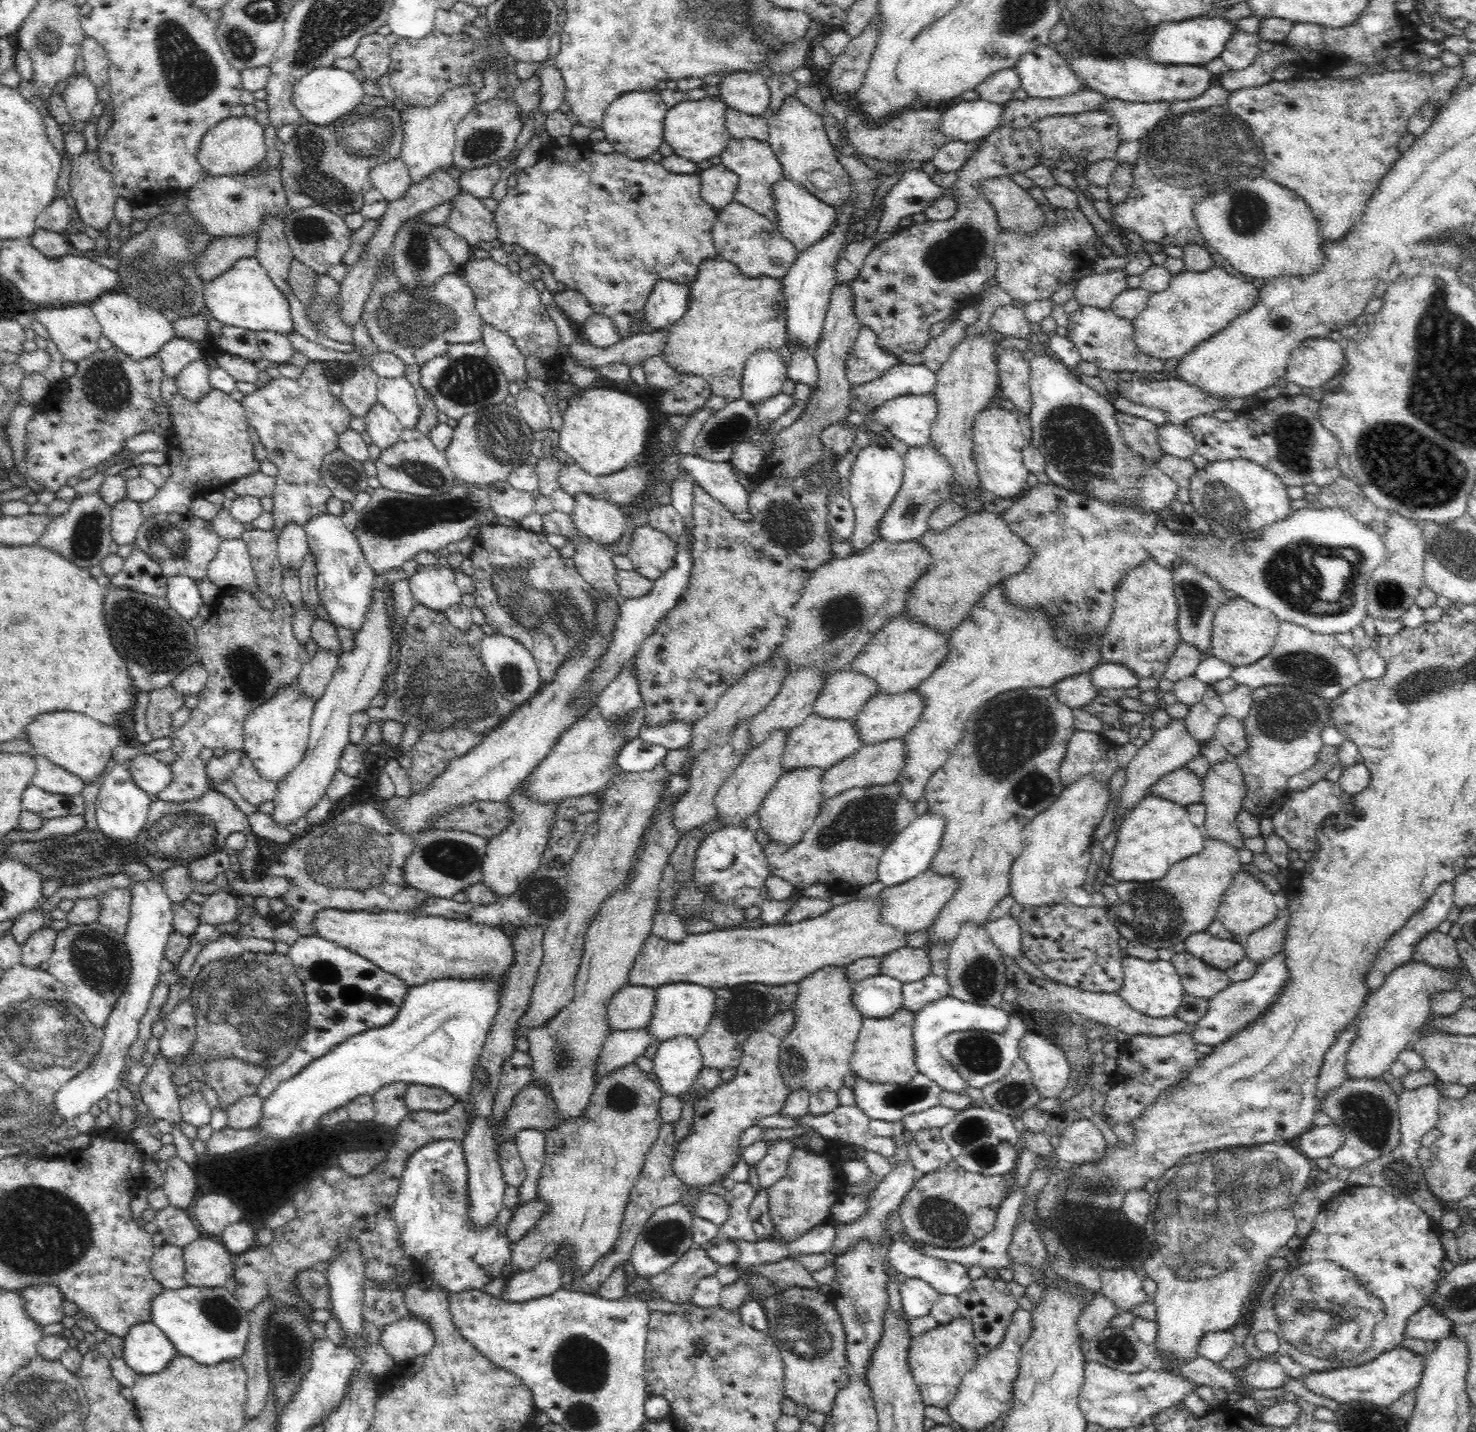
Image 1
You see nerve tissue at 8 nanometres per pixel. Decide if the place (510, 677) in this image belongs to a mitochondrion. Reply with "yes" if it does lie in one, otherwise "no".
yes

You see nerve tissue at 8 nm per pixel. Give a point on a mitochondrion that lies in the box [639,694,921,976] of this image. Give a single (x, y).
(869, 818)

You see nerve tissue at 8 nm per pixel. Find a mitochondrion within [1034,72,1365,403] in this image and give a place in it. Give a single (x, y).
(1211, 145)

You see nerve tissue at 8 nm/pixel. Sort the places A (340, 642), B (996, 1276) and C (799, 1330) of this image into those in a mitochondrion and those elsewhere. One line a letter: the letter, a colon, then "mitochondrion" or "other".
A: other
B: other
C: mitochondrion

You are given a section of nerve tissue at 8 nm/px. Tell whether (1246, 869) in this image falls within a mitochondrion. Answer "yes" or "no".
no

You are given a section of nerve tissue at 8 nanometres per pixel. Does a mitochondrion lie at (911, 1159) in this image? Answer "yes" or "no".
no

